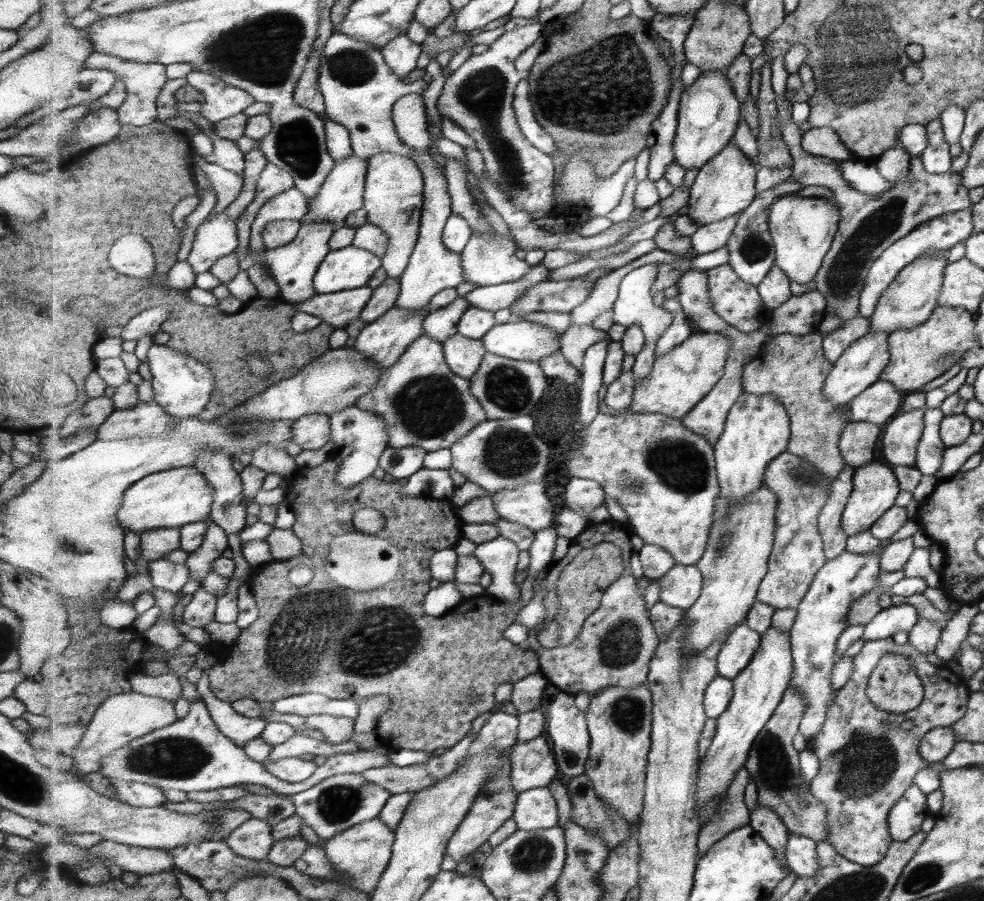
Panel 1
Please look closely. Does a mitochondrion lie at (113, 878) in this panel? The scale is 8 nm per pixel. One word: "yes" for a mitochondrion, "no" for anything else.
no

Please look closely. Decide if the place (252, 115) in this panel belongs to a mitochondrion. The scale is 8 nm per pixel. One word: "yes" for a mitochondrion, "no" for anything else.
no

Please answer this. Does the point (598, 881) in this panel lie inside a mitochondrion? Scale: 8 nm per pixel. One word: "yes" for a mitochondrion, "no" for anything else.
no

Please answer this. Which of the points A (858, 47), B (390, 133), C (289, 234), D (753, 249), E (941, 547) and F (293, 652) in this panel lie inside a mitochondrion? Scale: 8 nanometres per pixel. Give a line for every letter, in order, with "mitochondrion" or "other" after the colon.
A: mitochondrion
B: other
C: other
D: mitochondrion
E: other
F: mitochondrion

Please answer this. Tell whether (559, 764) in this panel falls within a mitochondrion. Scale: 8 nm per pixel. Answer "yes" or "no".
no

